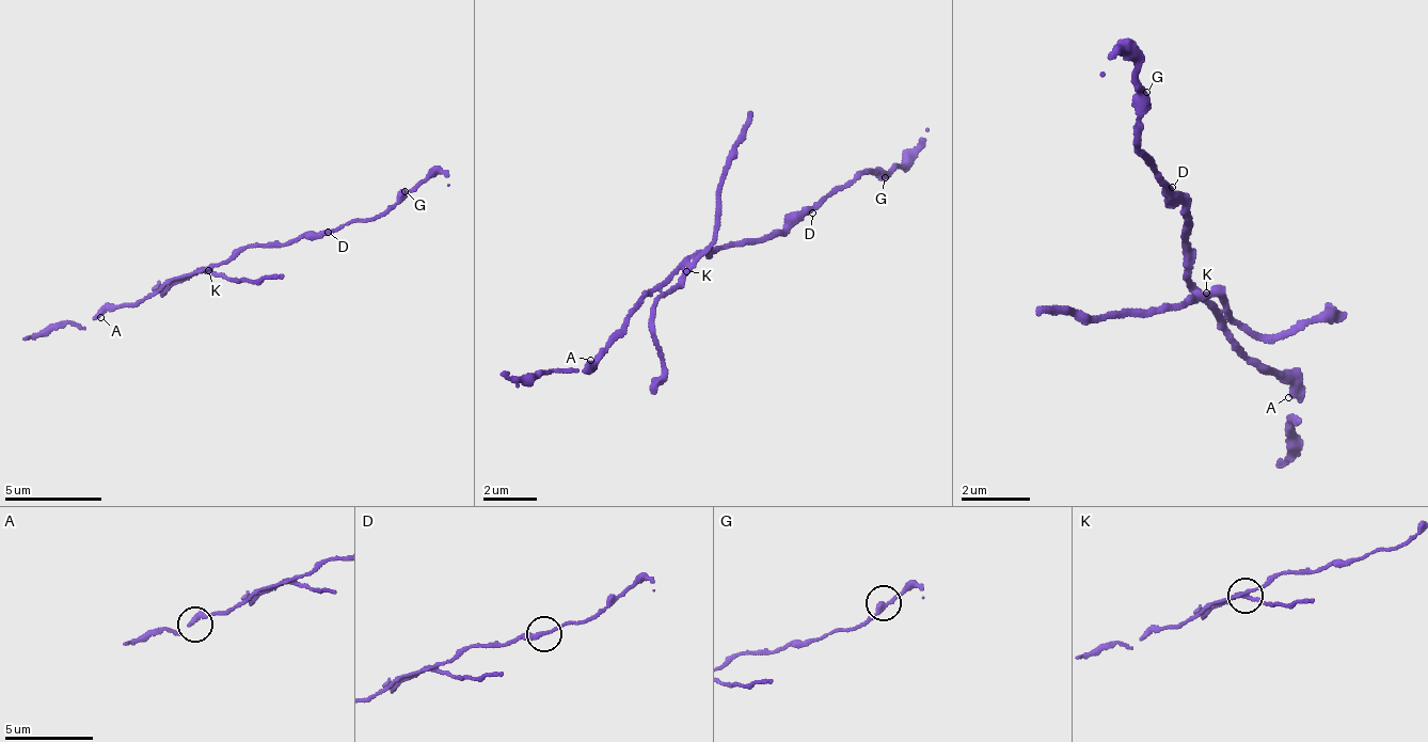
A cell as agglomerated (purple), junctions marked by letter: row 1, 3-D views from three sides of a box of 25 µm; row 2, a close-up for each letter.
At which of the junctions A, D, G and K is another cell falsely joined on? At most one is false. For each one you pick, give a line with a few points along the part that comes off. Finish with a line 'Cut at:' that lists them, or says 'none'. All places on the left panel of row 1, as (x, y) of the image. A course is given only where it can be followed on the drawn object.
K: Course of the part to remove: (208, 269), (231, 280), (283, 278)
Cut at: K

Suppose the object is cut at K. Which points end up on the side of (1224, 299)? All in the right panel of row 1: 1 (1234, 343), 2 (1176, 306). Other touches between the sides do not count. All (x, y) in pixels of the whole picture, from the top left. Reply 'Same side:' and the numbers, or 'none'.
Same side: 2

